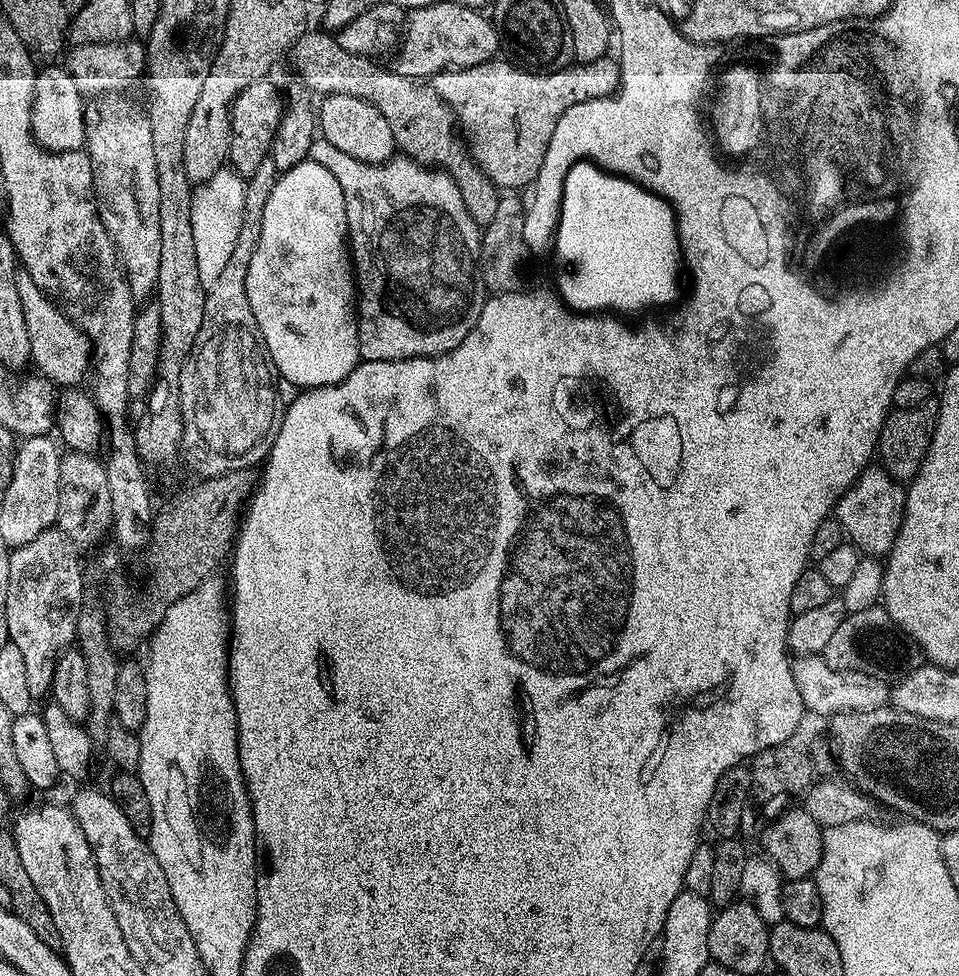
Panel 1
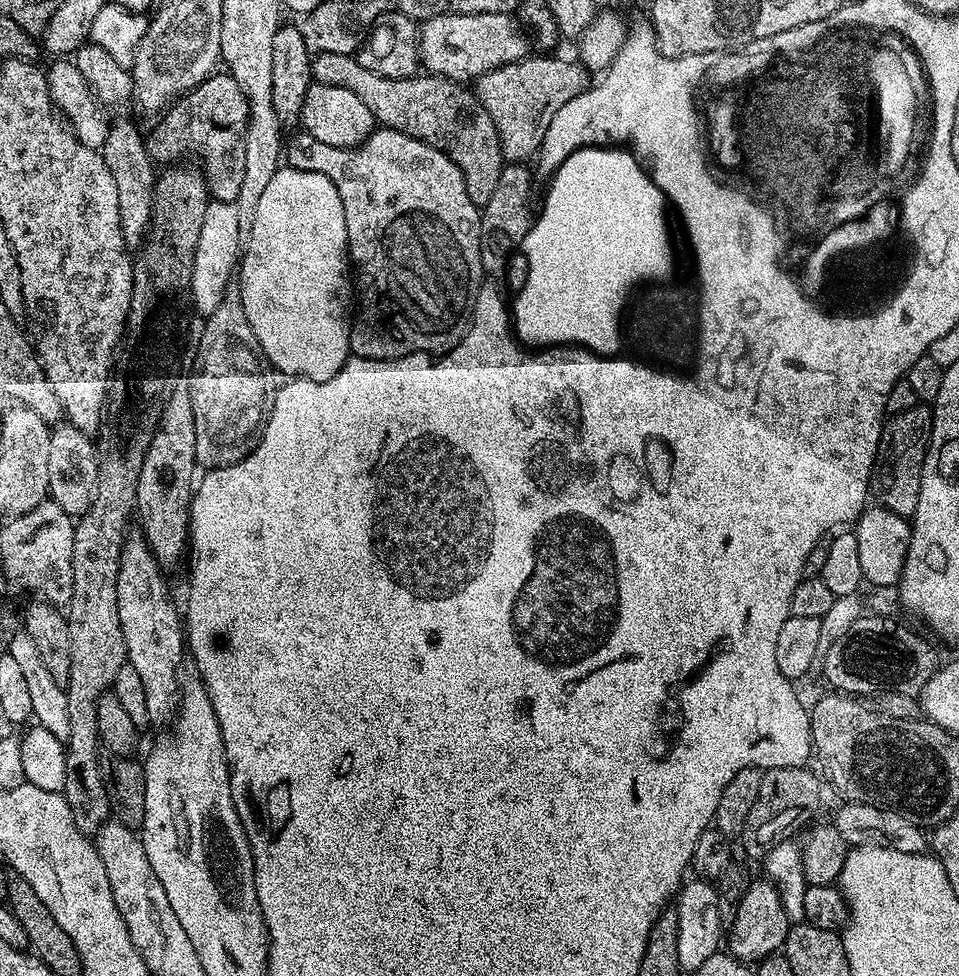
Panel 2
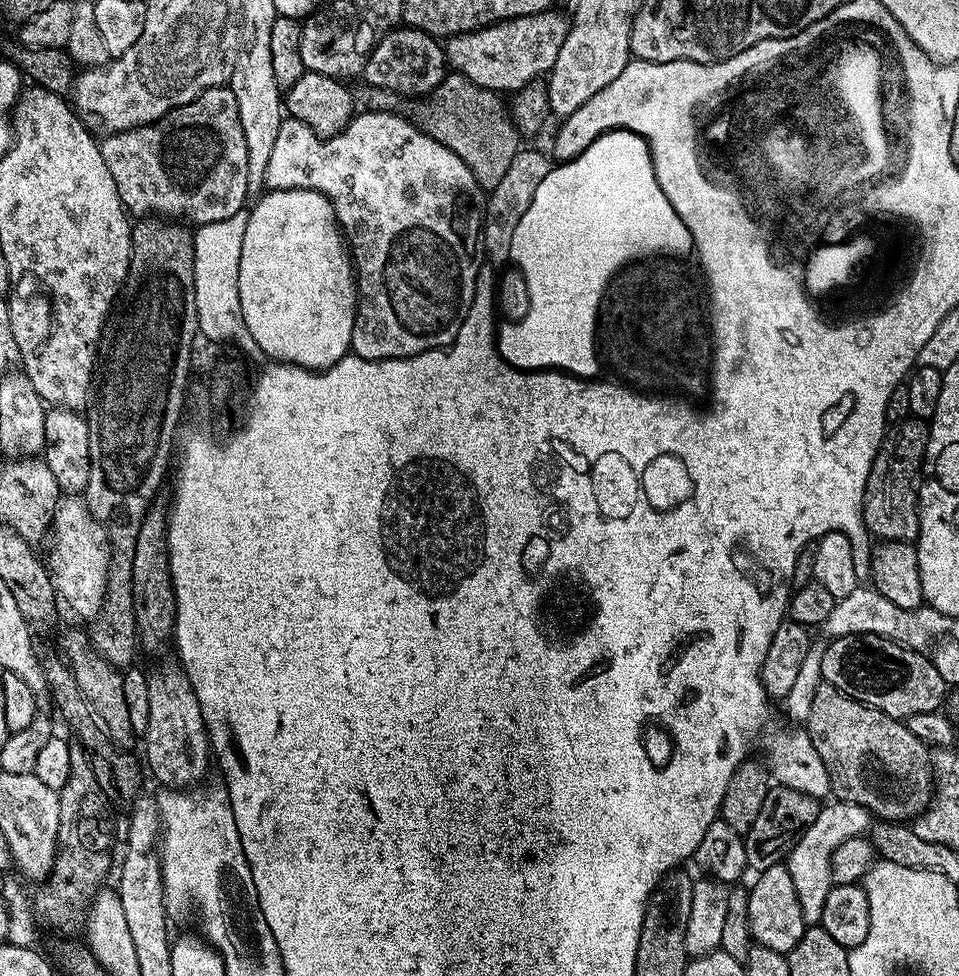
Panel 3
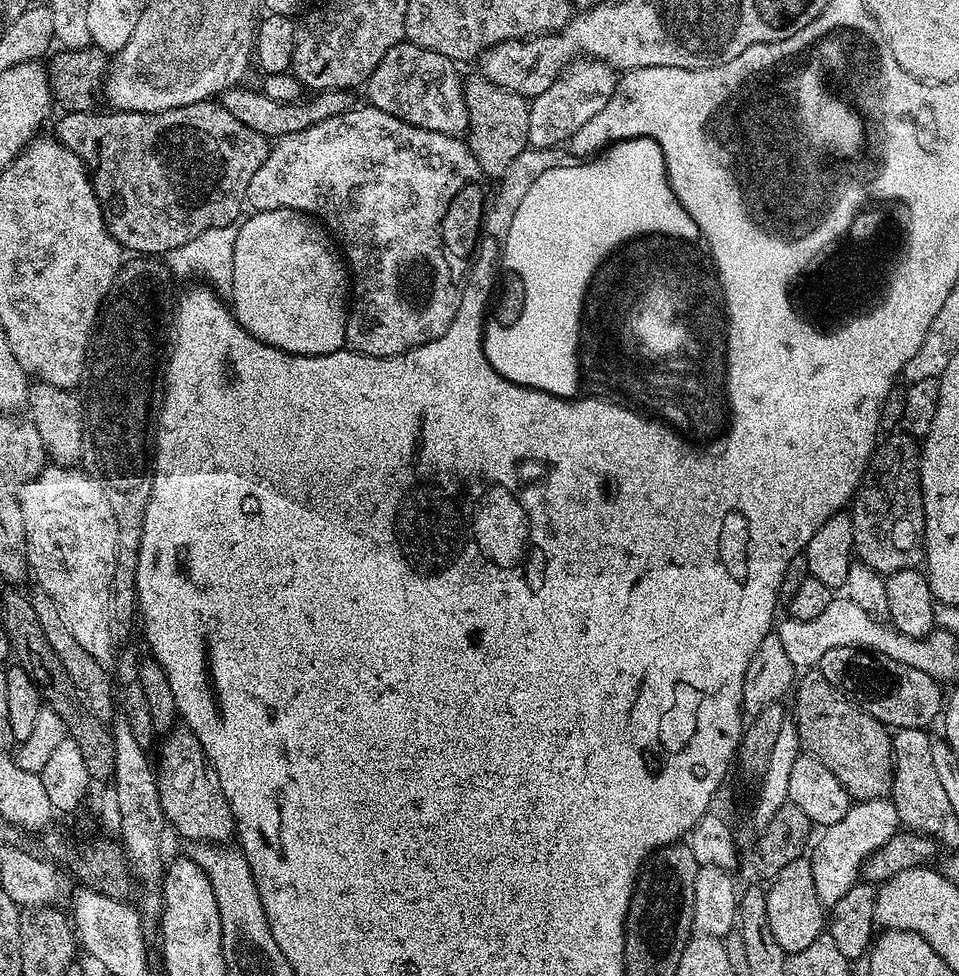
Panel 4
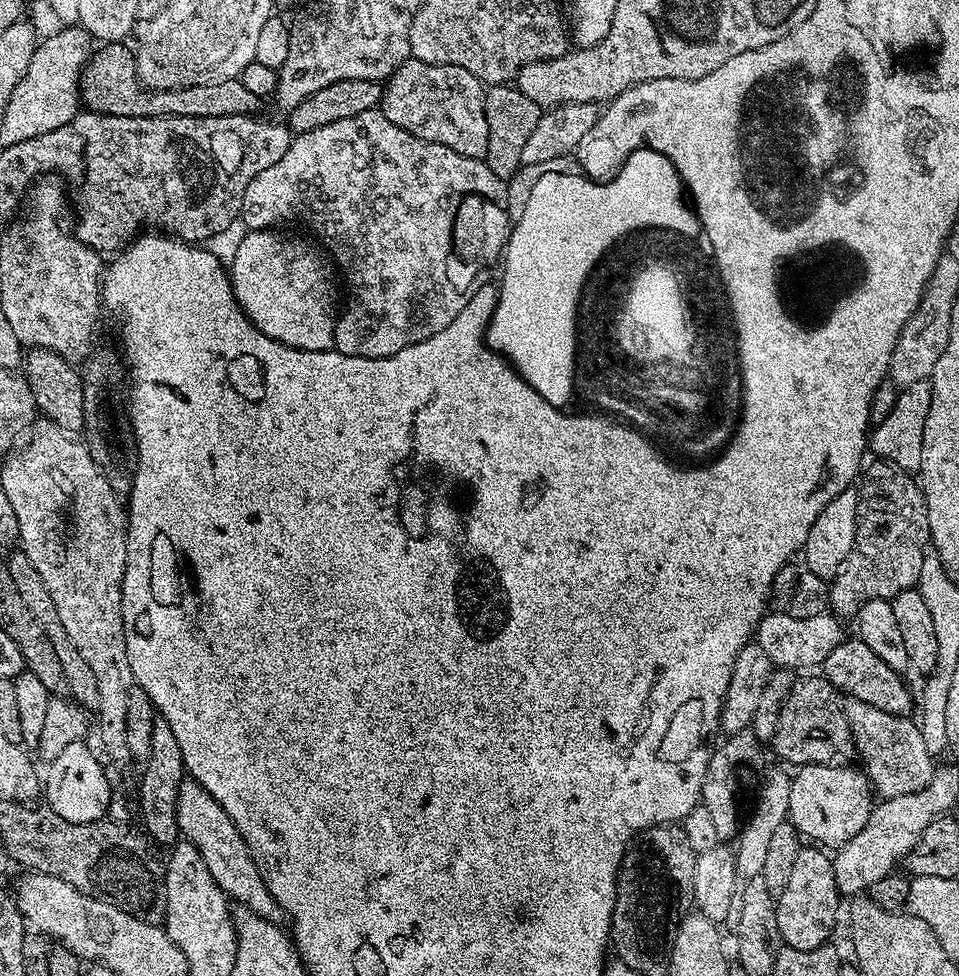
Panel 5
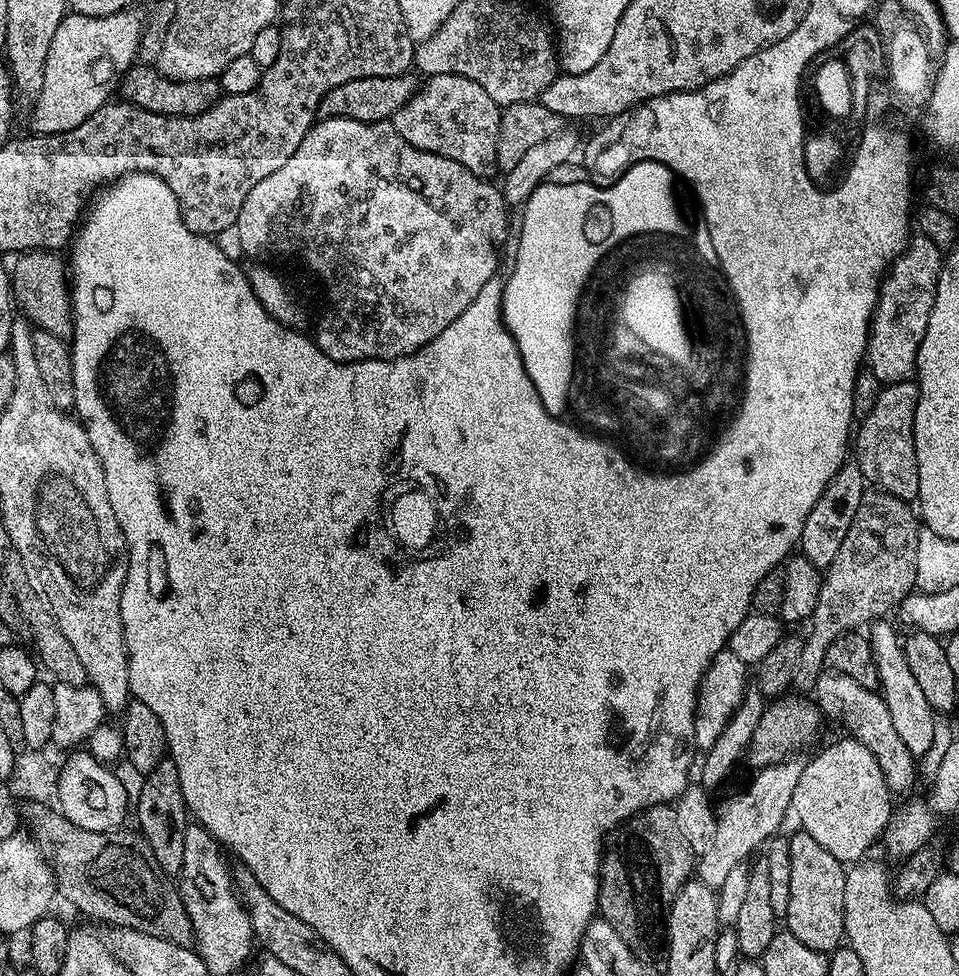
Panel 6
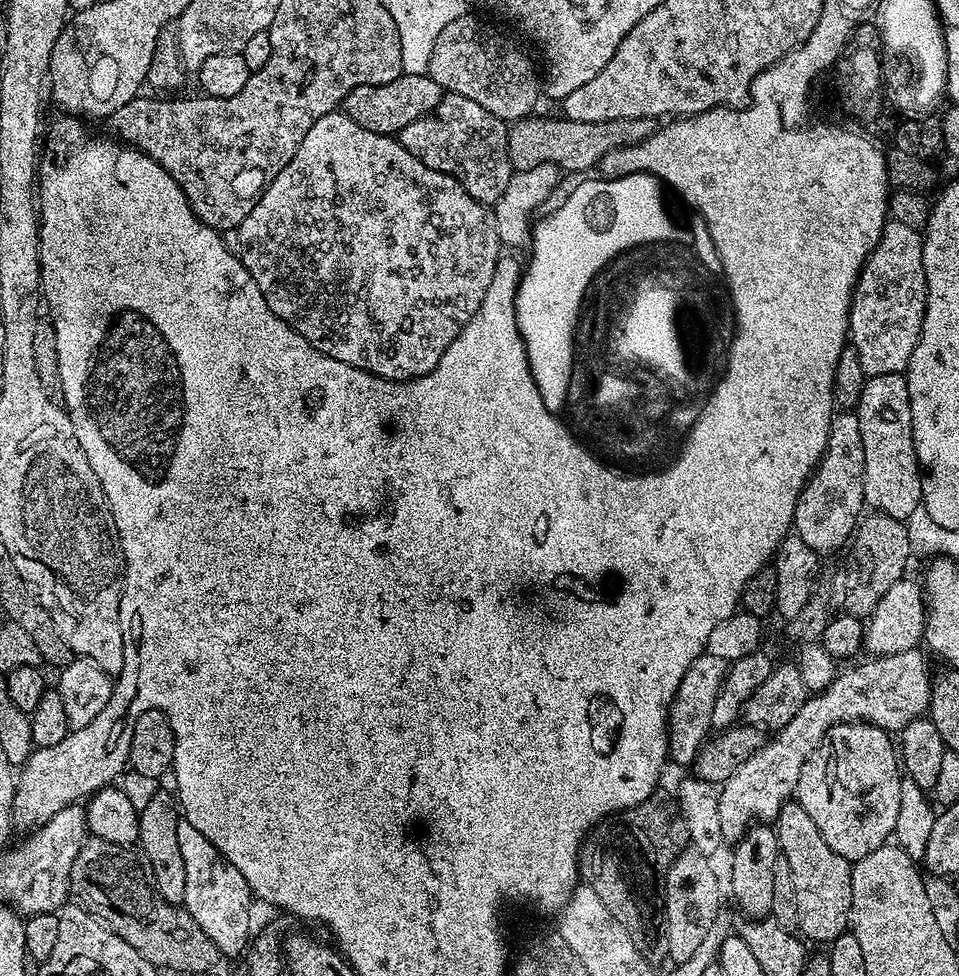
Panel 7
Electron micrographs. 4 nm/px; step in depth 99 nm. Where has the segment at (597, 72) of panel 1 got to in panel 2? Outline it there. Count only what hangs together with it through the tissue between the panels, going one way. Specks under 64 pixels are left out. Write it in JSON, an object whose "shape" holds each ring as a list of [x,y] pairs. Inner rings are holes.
{"shape":[[[532,54],[527,58],[490,70],[475,81],[474,91],[480,105],[494,120],[505,161],[528,162],[539,153],[542,138],[546,138],[546,126],[550,118],[578,94],[590,87],[589,69],[572,60],[555,60],[552,54]]]}

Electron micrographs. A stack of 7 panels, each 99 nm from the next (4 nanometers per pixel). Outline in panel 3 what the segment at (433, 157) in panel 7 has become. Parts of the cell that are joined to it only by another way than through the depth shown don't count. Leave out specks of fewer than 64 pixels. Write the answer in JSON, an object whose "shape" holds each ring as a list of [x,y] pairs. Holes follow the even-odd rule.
{"shape":[[[397,26],[386,32],[373,46],[364,66],[362,80],[365,80],[365,85],[385,88],[400,98],[423,98],[444,81],[445,75],[446,52],[441,41],[417,28]]]}

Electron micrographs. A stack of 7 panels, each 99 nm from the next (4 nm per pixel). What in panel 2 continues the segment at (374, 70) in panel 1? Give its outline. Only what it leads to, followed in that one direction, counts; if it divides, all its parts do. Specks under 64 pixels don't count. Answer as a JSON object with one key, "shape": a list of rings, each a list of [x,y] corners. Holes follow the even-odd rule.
{"shape":[[[347,52],[315,53],[312,58],[312,78],[315,83],[338,86],[342,90],[350,90],[350,94],[355,94],[357,98],[362,98],[370,114],[374,114],[377,125],[404,132],[442,150],[442,154],[446,154],[450,162],[454,162],[458,170],[462,170],[466,178],[466,192],[476,205],[486,205],[493,197],[506,161],[494,120],[490,118],[490,114],[486,114],[486,110],[480,105],[480,99],[471,87],[458,80],[447,80],[444,76],[431,74],[417,74],[410,78],[382,78],[382,74],[366,70],[366,66],[362,66],[362,62],[358,62],[355,55]]]}

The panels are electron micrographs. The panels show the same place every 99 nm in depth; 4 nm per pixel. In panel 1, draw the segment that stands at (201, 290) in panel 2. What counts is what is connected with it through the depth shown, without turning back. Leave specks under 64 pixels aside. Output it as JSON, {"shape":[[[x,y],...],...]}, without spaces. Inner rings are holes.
{"shape":[[[224,166],[192,193],[194,250],[198,254],[200,281],[206,286],[218,278],[234,251],[234,242],[238,242],[238,230],[242,230],[242,206],[246,202],[245,183],[245,177],[239,172]]]}

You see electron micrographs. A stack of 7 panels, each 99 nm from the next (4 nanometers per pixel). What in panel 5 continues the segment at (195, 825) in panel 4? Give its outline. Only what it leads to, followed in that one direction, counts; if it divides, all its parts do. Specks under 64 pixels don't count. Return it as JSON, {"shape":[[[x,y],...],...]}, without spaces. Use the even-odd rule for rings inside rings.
{"shape":[[[185,778],[180,783],[178,826],[180,836],[189,840],[198,850],[198,854],[202,854],[202,862],[206,862],[206,870],[210,870],[214,882],[218,882],[218,886],[229,901],[250,909],[251,912],[274,925],[279,925],[285,919],[284,912],[278,906],[274,894],[270,894],[238,826],[234,826],[230,814],[222,810],[220,803],[197,780]]]}

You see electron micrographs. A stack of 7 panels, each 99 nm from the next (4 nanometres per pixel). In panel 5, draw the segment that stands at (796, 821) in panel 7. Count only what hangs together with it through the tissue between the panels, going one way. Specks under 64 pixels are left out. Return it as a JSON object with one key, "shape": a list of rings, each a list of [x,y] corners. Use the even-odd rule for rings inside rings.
{"shape":[[[820,846],[801,847],[798,858],[794,858],[790,878],[776,901],[776,932],[781,941],[794,950],[814,950],[833,939],[836,911],[840,908],[842,897],[836,889],[832,856],[824,852],[827,851]]]}

